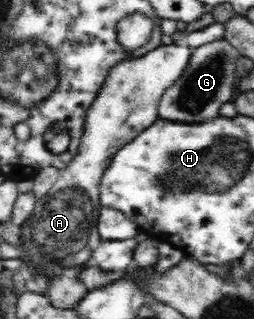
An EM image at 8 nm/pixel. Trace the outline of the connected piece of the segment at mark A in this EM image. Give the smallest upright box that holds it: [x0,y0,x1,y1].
[22,42,193,280]

